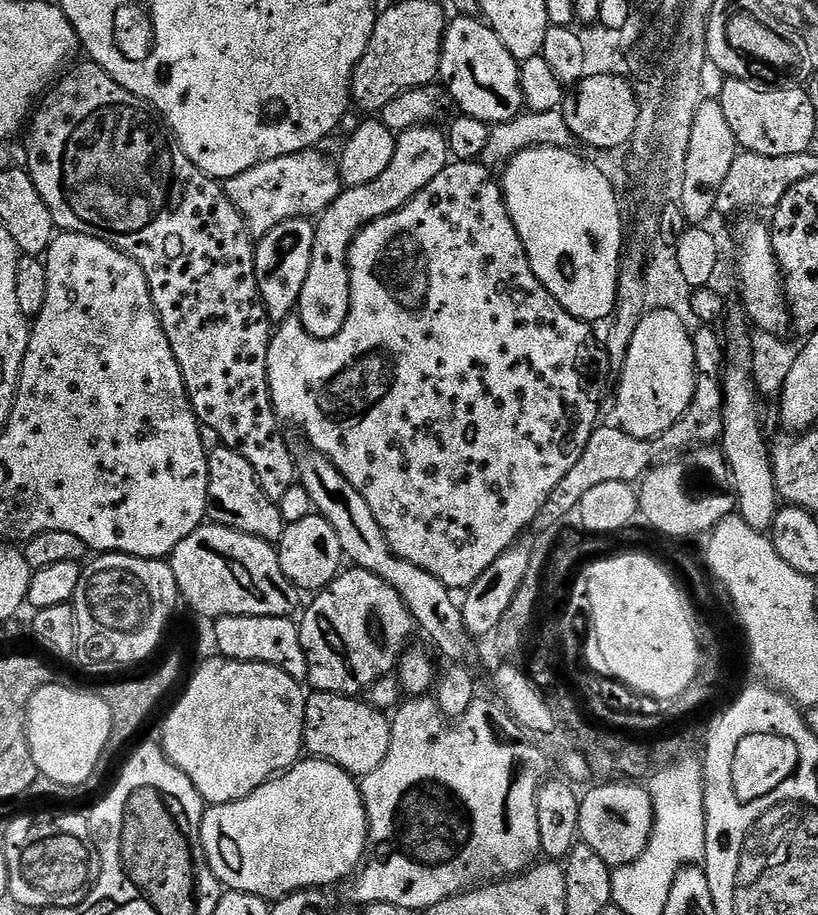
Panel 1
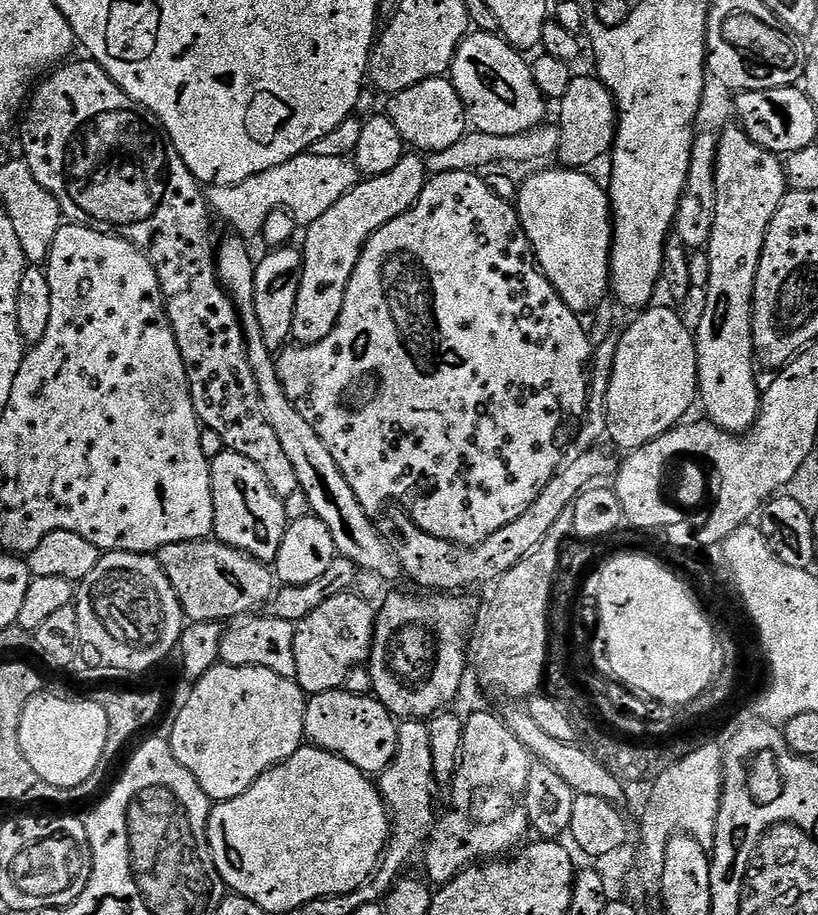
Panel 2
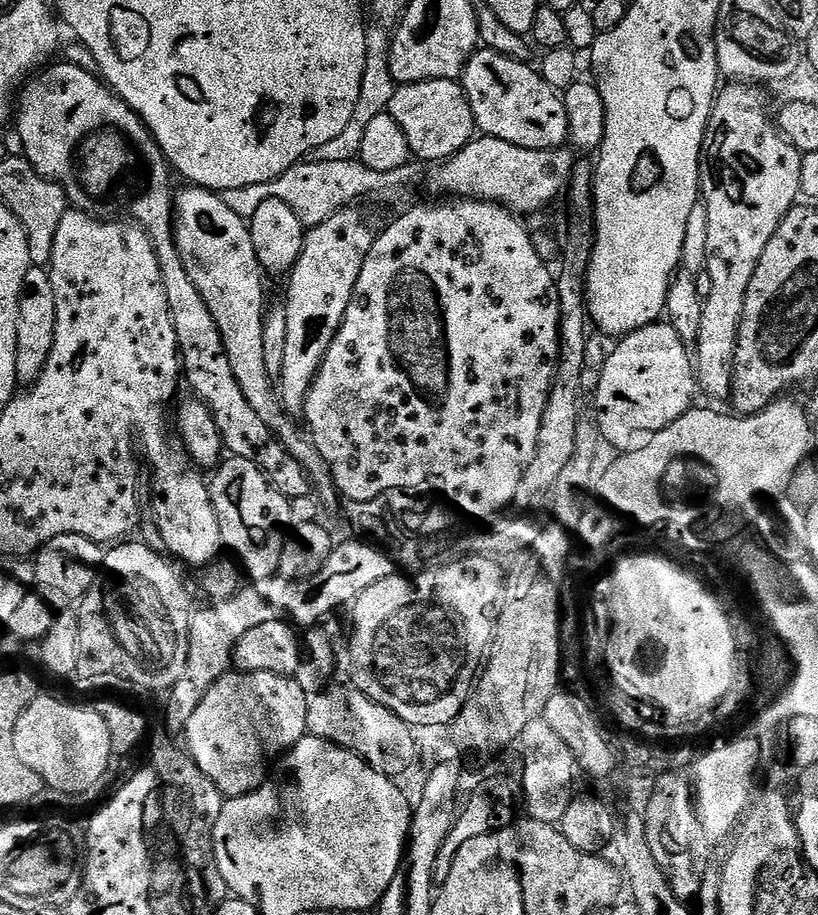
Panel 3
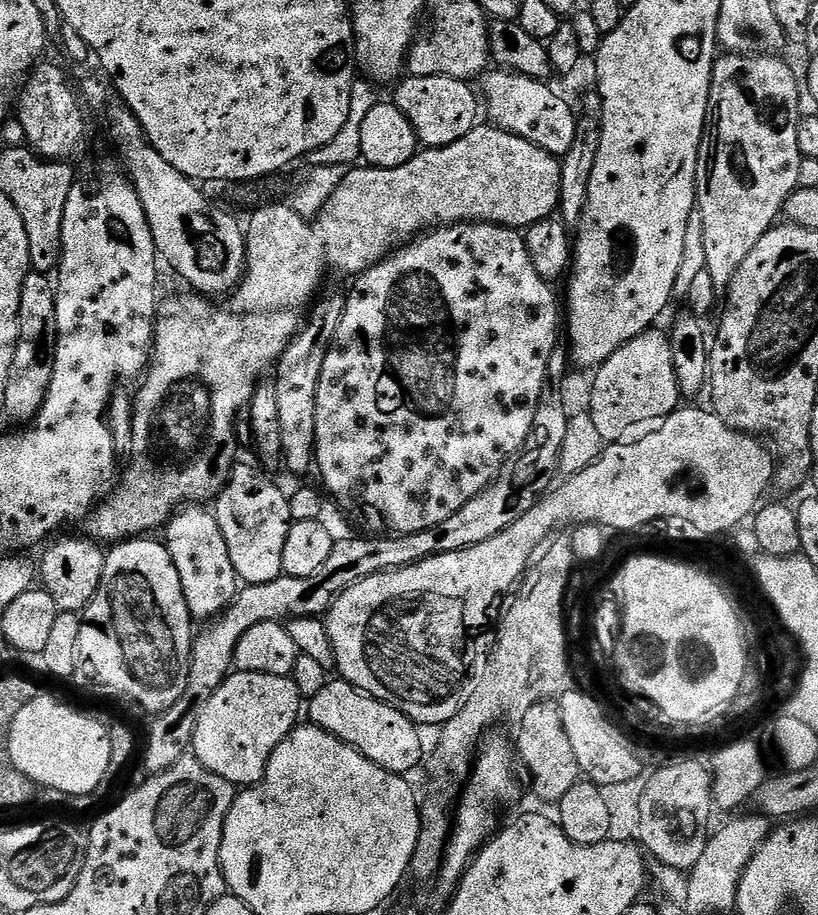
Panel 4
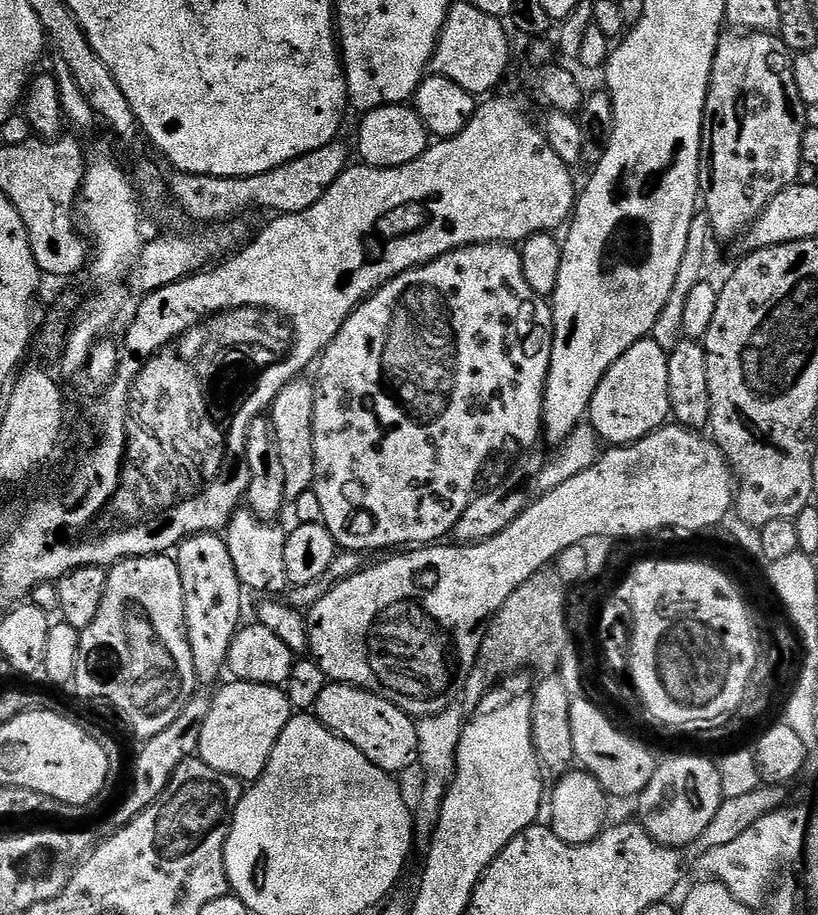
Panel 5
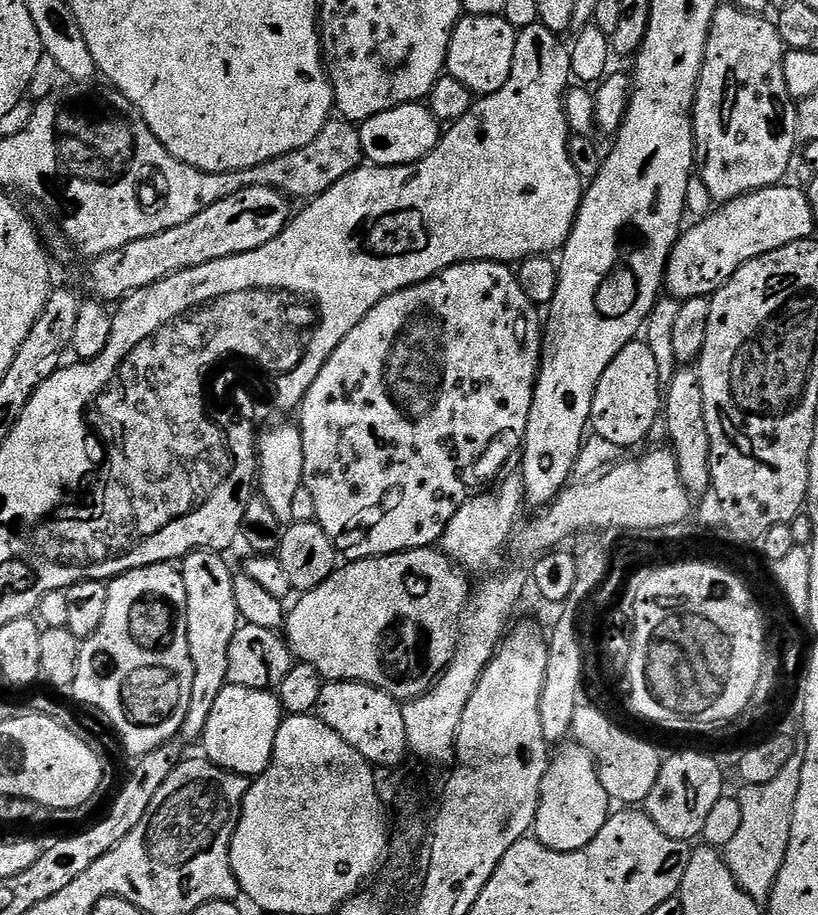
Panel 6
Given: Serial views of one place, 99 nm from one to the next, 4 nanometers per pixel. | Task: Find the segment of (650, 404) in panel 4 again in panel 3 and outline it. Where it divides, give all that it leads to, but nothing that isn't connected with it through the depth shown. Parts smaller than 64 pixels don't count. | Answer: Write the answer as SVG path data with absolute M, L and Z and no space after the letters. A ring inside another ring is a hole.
M667 322L647 324L637 332L628 333L609 354L602 370L601 382L594 395L594 403L596 402L594 417L600 428L603 443L620 448L616 450L624 450L633 443L632 436L638 435L639 432L644 432L643 434L661 432L693 407L695 400L692 399L695 398L696 392L698 393L698 381L690 348L682 342L672 324Z

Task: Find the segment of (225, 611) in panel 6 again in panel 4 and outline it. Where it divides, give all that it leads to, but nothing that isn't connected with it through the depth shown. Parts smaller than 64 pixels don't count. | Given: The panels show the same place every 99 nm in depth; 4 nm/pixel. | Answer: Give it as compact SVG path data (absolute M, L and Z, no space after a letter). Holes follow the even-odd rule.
M185 506L166 525L168 553L174 558L178 578L182 578L186 606L196 622L211 622L221 616L238 591L238 577L234 562L230 562L230 550L226 550L226 538L222 538L215 515L206 509L204 506Z

